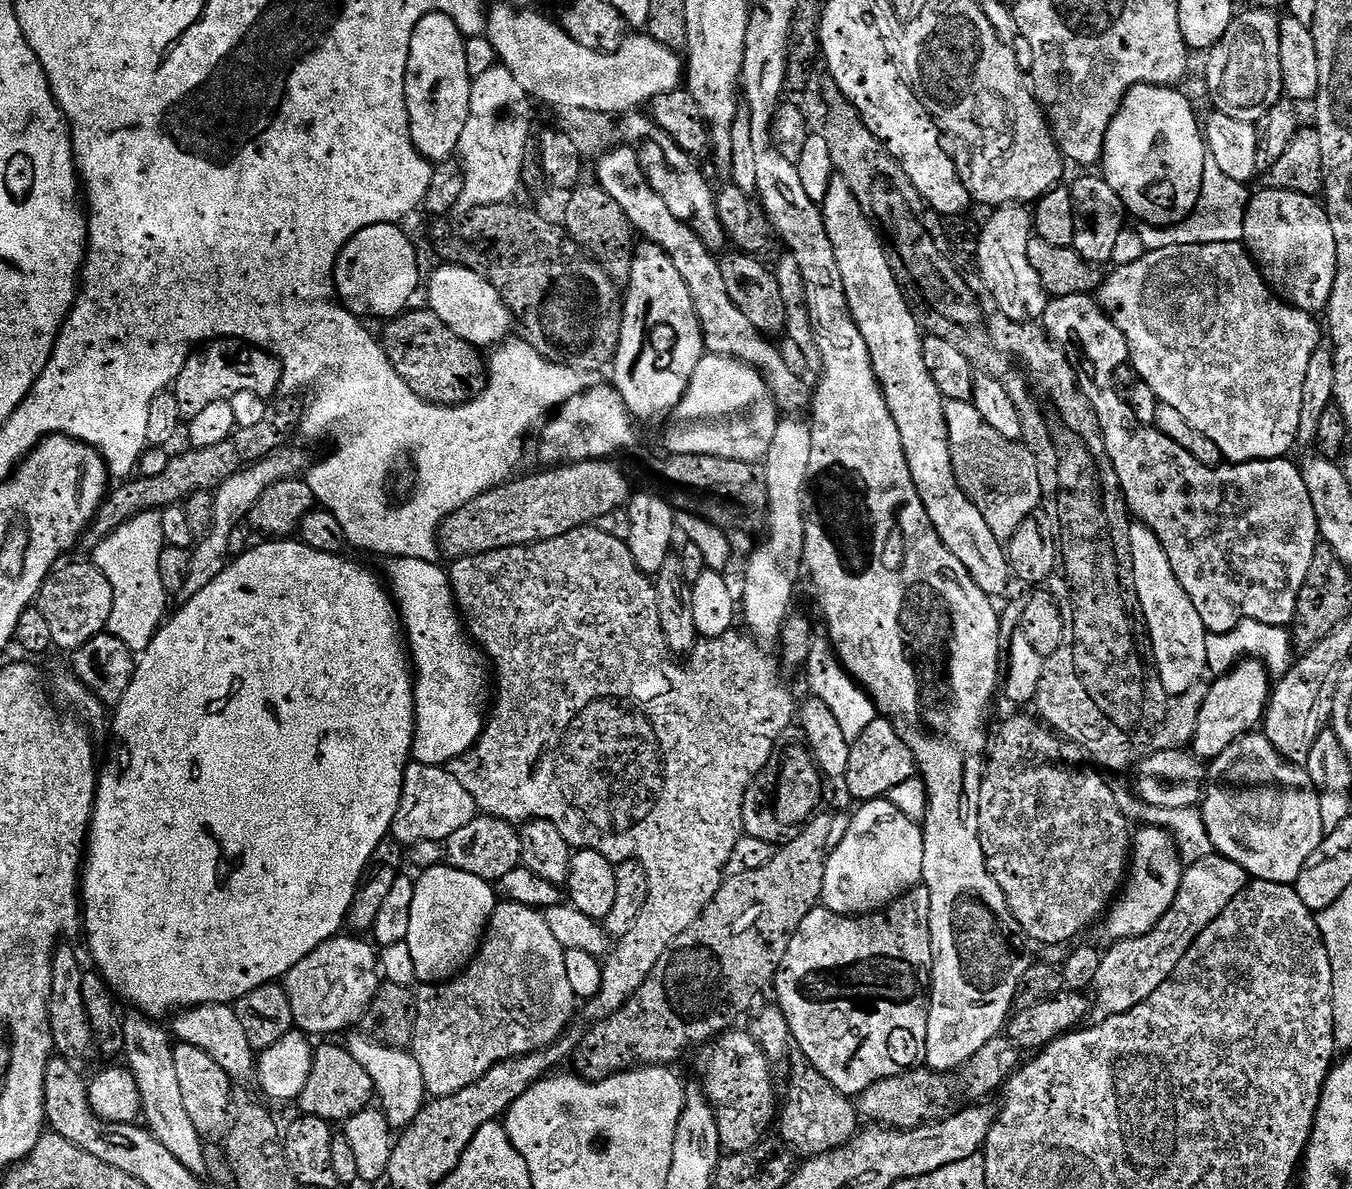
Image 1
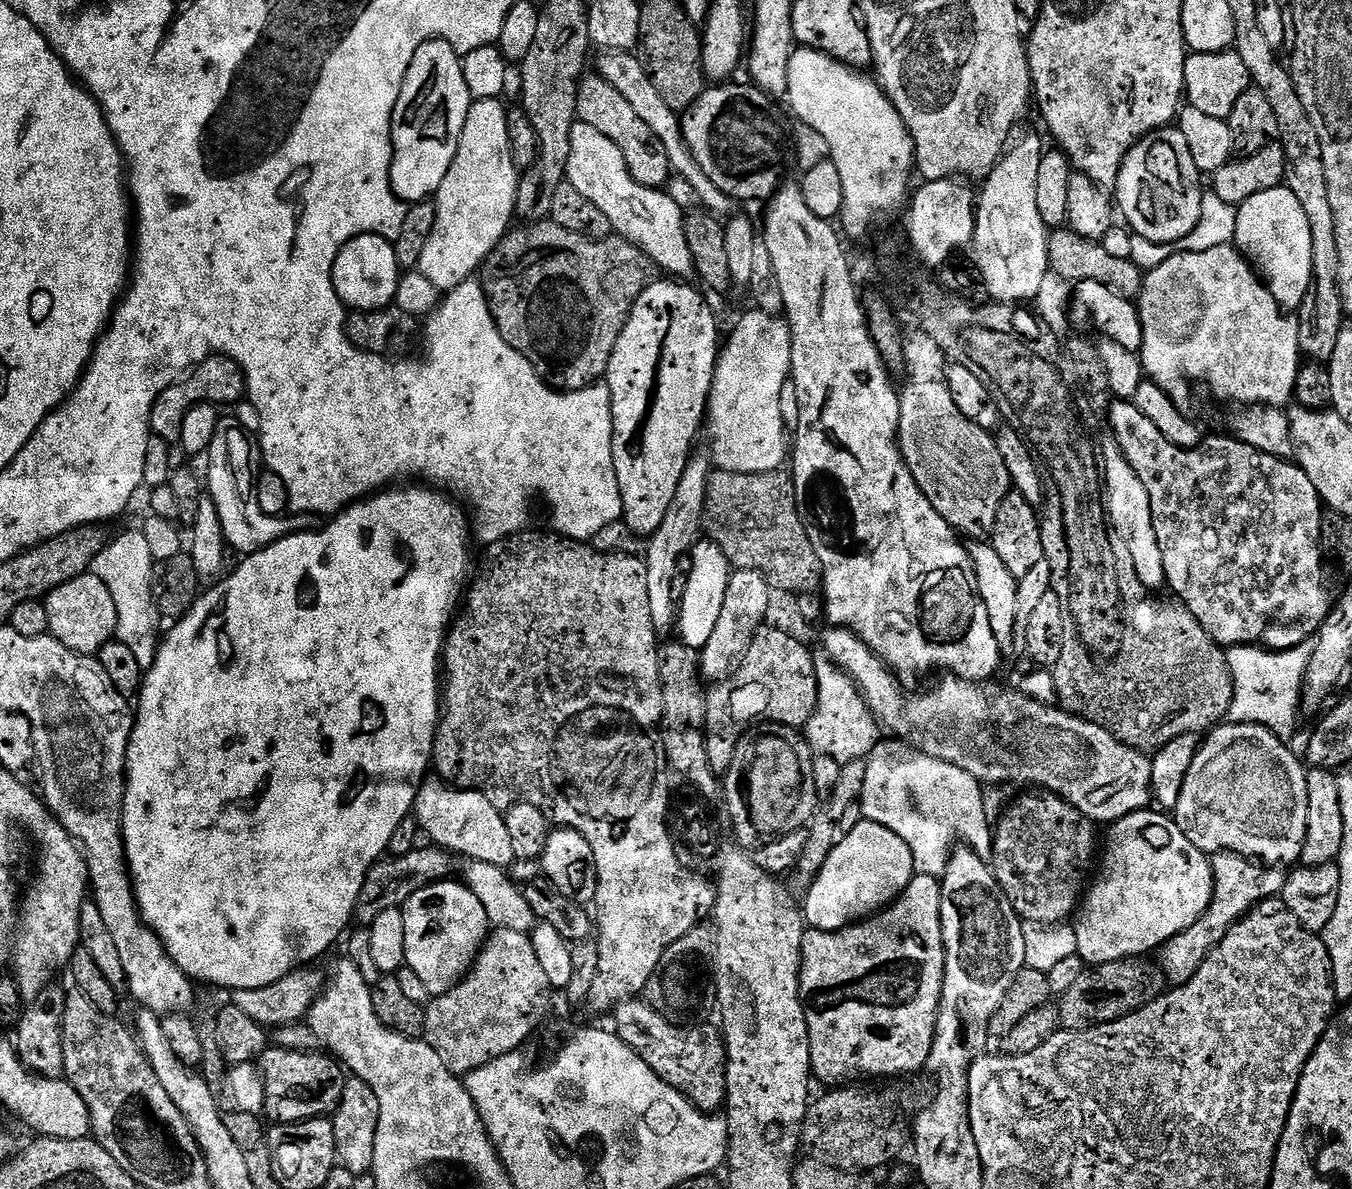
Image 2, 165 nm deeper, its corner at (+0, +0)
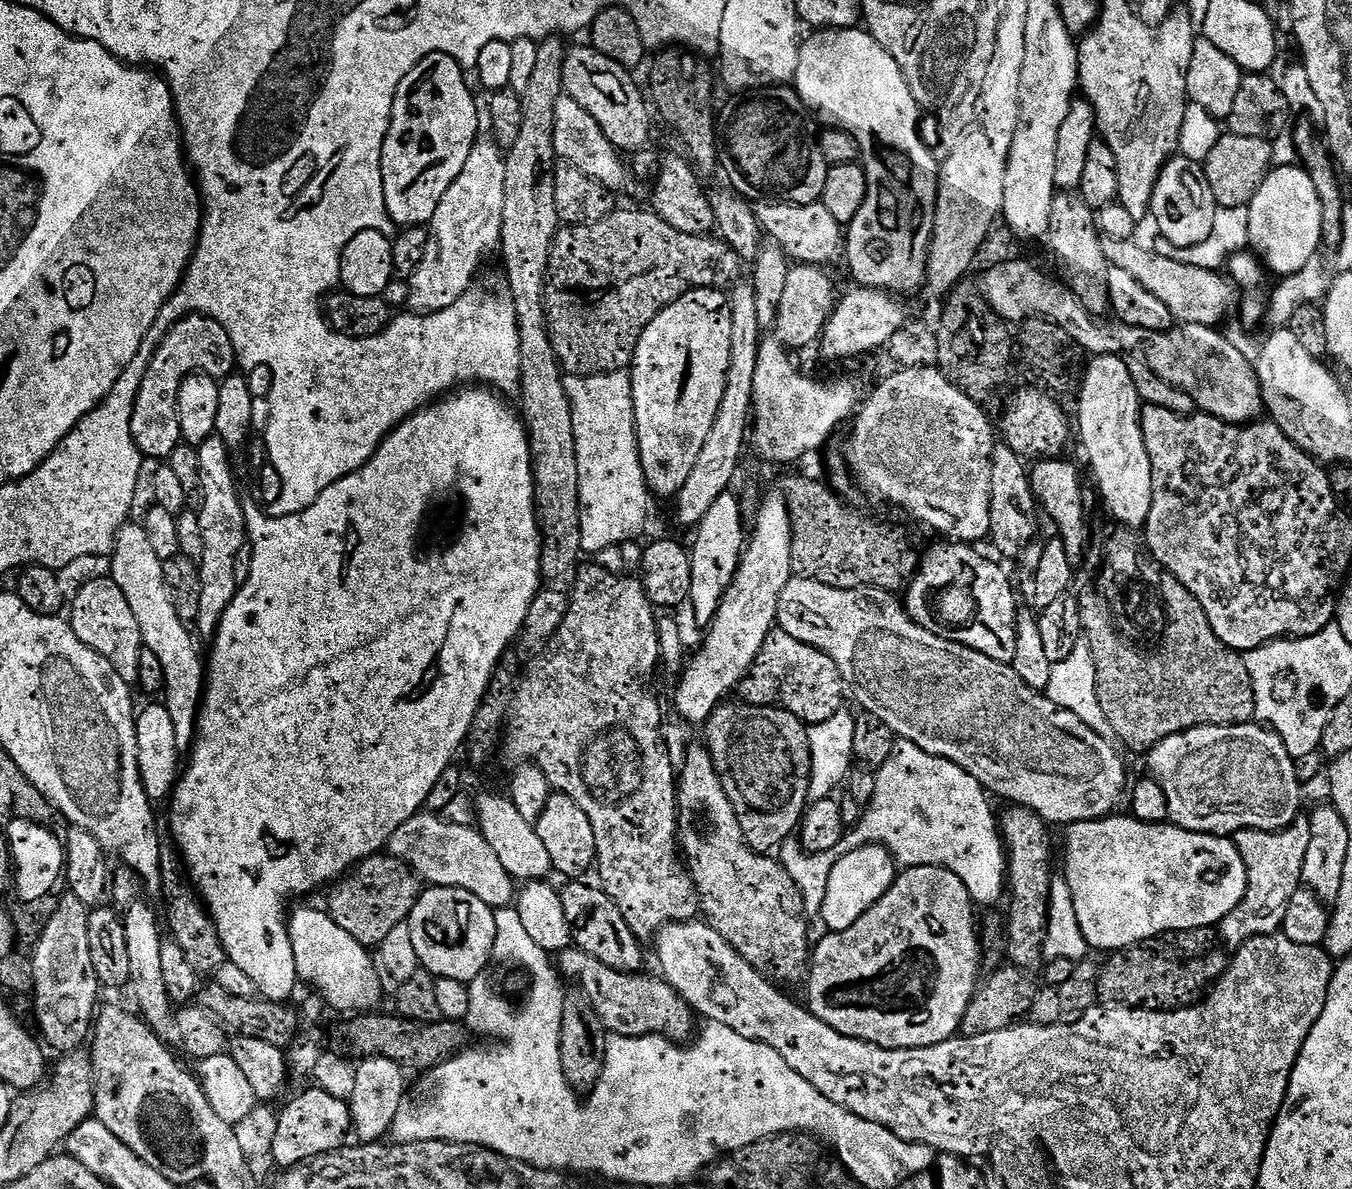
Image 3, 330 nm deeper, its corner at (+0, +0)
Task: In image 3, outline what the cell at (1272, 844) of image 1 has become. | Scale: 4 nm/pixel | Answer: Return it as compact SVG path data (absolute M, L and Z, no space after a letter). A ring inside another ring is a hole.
M1259 723L1205 724L1203 728L1191 728L1163 740L1151 749L1150 756L1156 759L1158 767L1164 768L1169 764L1176 771L1176 796L1180 799L1180 812L1184 815L1178 824L1191 832L1205 832L1207 836L1225 838L1244 828L1278 832L1290 827L1301 815L1302 783L1297 772L1297 761L1288 753L1284 739Z

